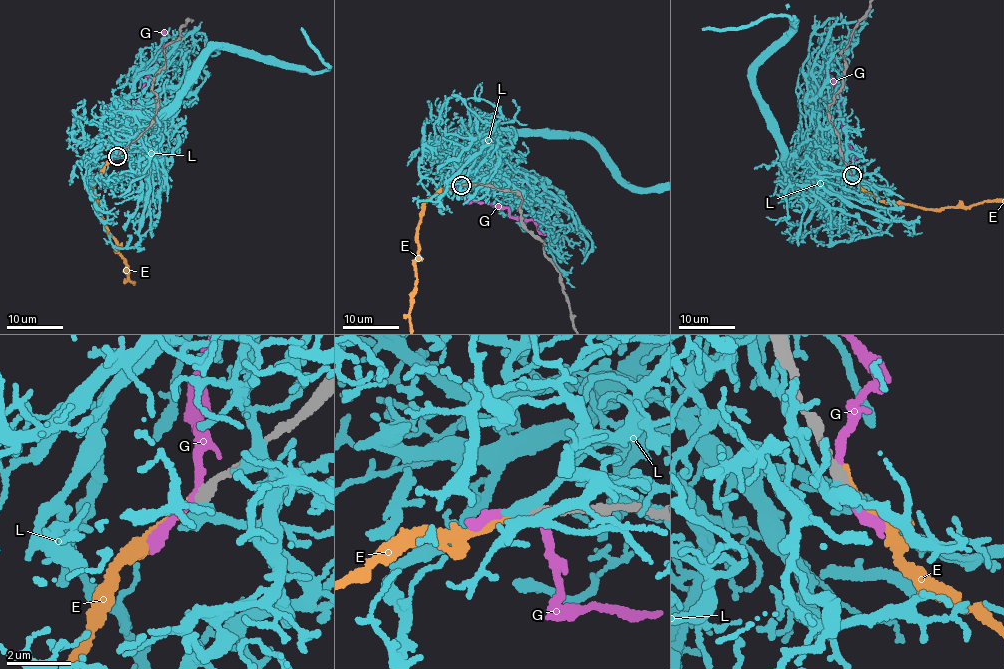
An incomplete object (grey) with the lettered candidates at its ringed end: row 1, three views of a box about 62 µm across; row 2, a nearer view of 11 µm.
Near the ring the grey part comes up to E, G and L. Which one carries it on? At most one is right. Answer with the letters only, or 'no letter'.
no letter

